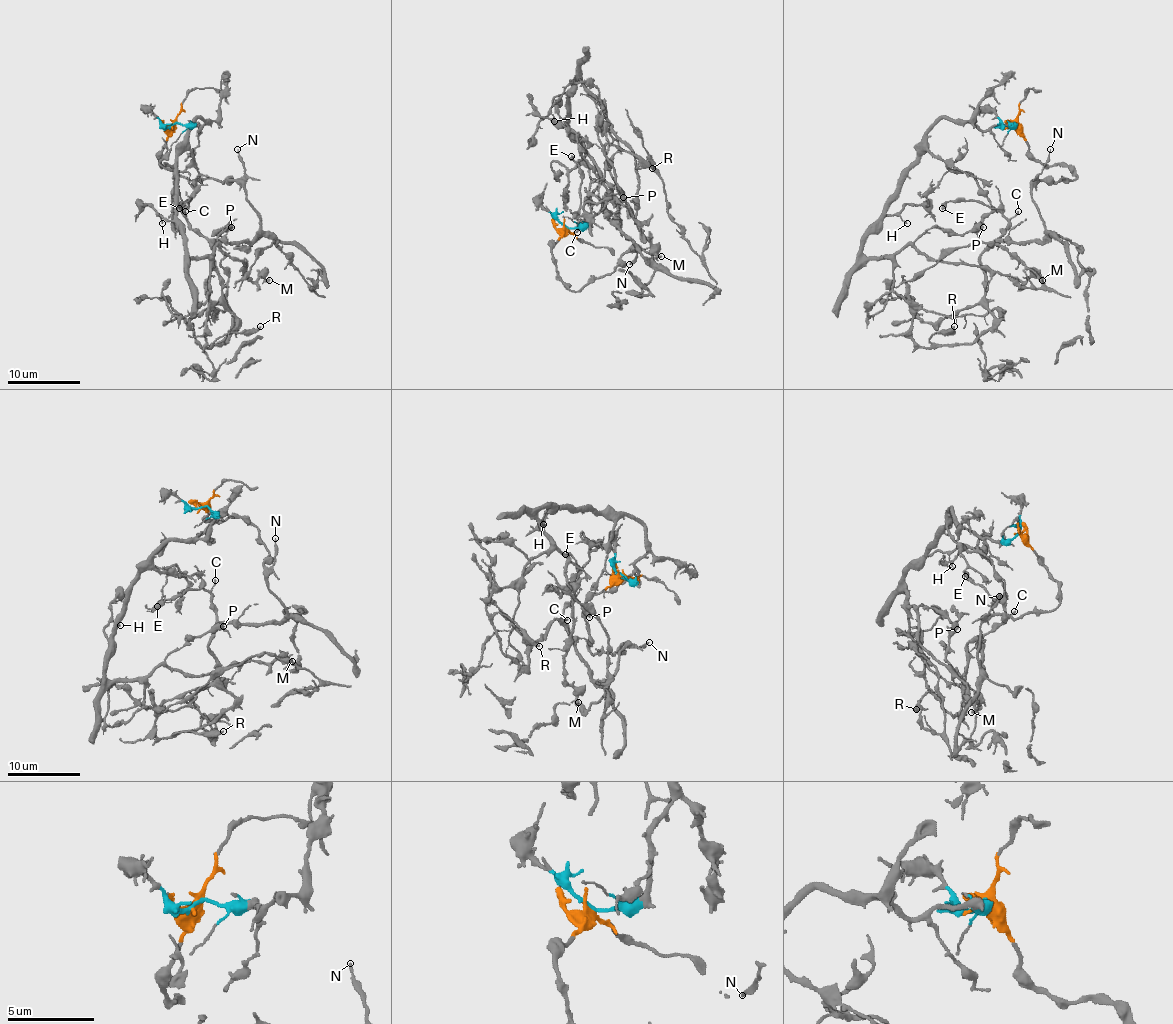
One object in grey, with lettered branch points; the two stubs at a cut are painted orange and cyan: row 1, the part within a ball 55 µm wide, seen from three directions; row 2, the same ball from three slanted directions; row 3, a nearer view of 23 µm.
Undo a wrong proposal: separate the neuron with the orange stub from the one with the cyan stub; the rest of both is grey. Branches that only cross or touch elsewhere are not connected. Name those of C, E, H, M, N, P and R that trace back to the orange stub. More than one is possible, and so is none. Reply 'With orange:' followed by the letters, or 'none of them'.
With orange: C, E, N, R

